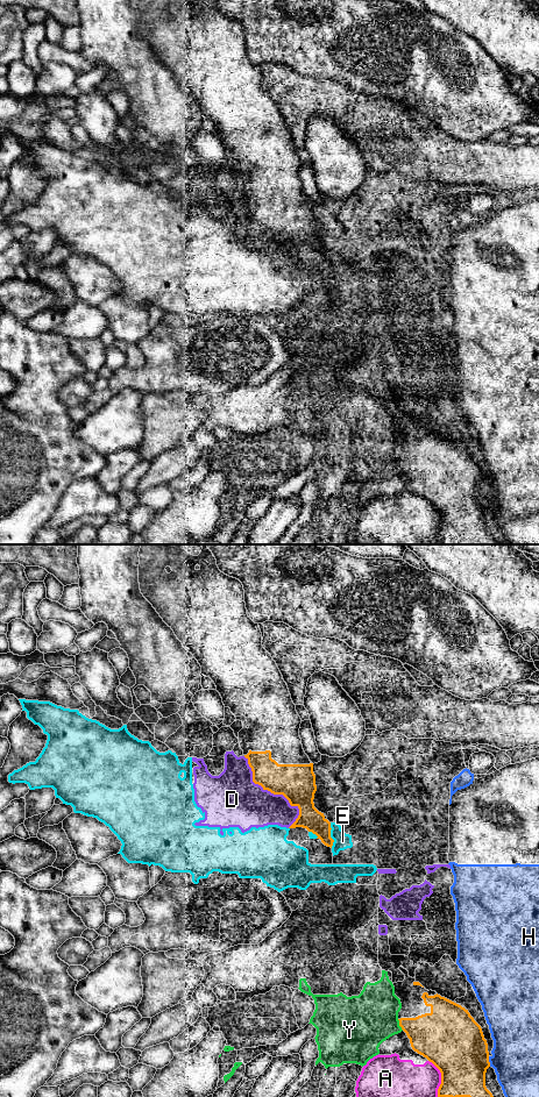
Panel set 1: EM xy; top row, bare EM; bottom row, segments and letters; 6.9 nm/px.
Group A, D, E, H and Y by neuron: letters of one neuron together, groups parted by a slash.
A / D E / H / Y

